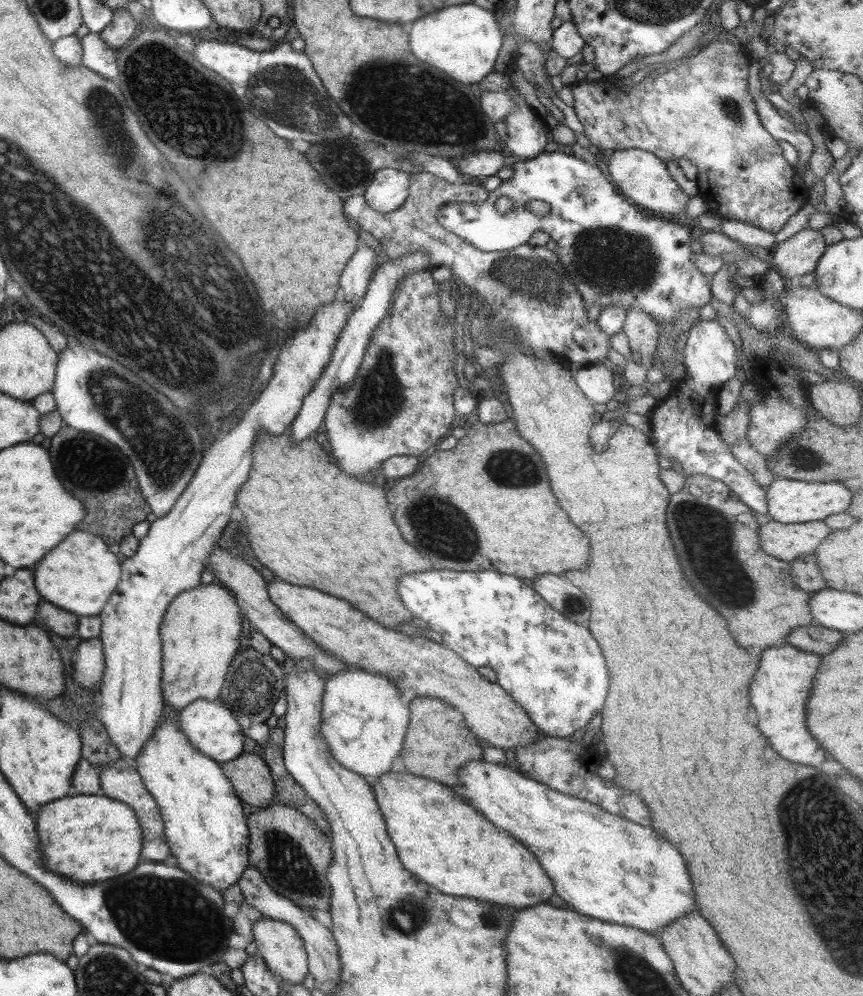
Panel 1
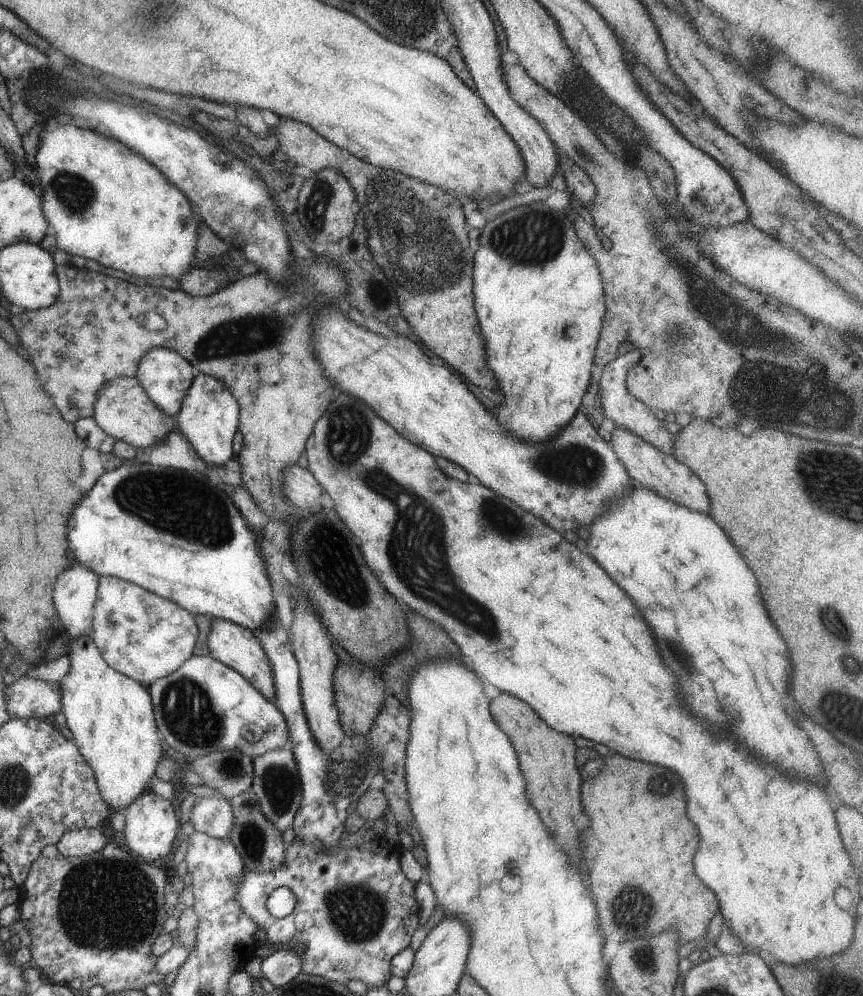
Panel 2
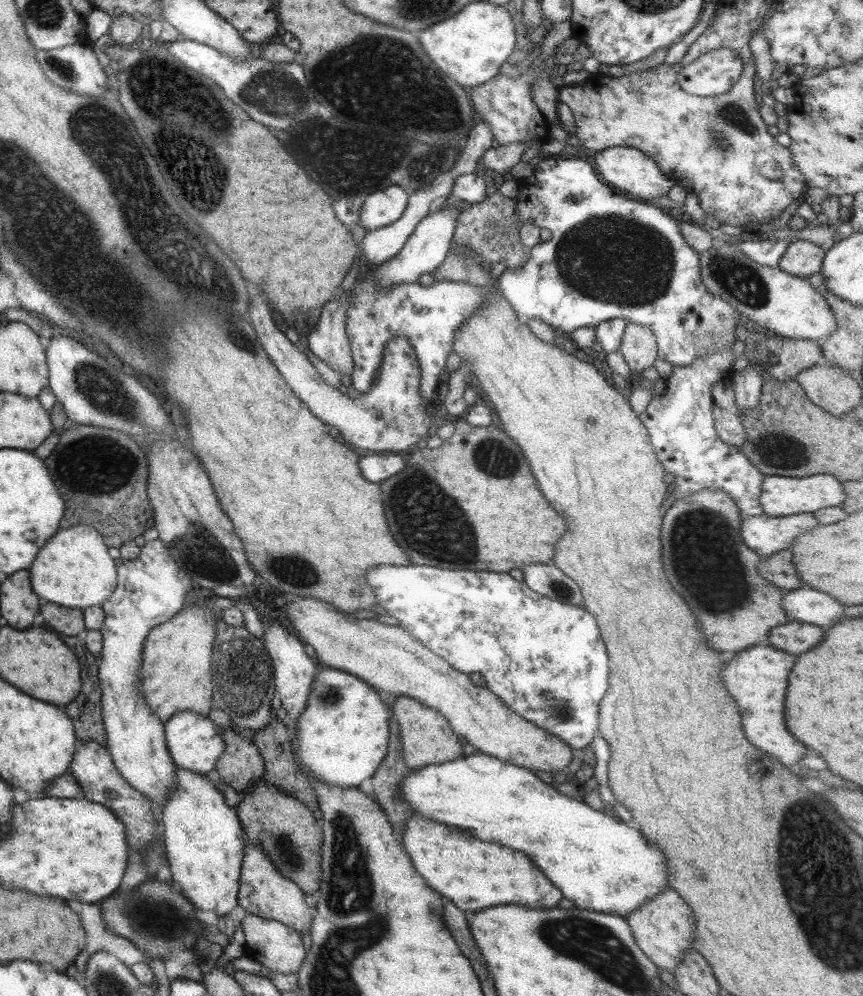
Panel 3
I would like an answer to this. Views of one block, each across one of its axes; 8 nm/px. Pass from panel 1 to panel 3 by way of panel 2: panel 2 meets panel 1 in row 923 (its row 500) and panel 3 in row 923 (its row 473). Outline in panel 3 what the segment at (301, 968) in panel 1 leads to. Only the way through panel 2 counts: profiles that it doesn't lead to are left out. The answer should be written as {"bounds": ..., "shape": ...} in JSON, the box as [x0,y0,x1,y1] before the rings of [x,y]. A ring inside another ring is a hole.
{"bounds":[241,913,307,973],"shape":[[[247,913],[246,917],[241,920],[241,929],[245,935],[244,958],[250,957],[258,964],[277,973],[297,973],[300,970],[300,965],[307,955],[300,932],[281,922],[250,913]]]}

